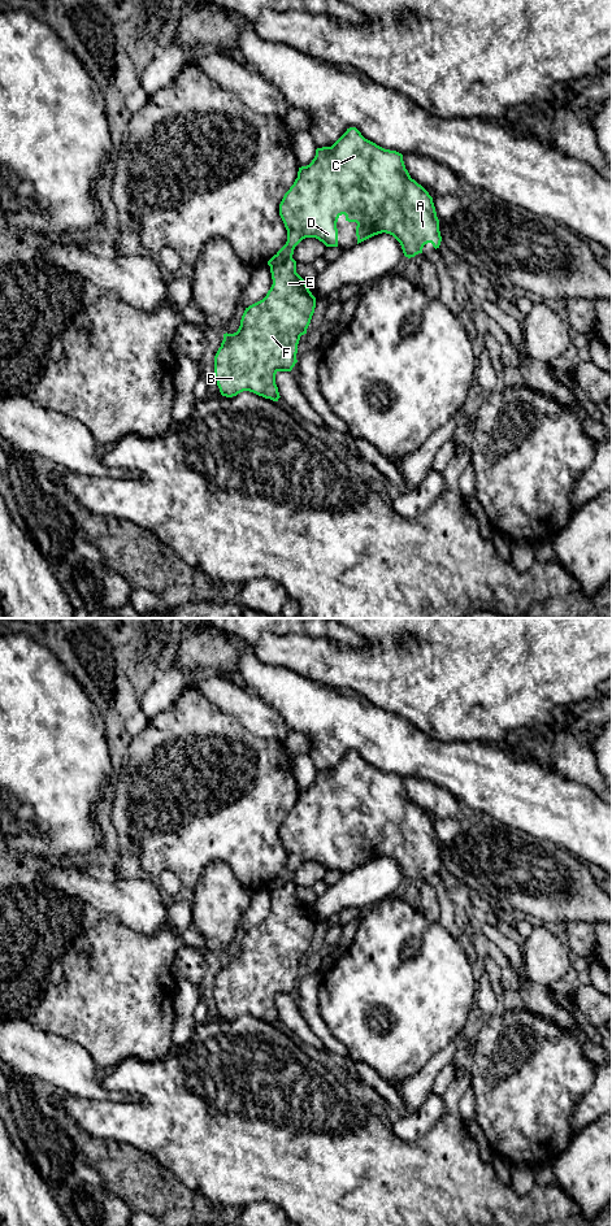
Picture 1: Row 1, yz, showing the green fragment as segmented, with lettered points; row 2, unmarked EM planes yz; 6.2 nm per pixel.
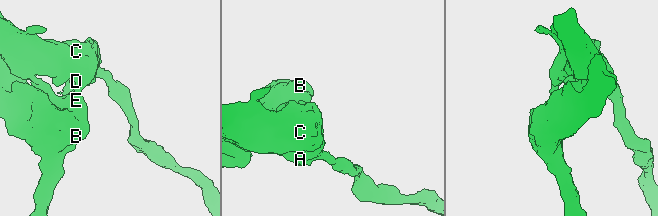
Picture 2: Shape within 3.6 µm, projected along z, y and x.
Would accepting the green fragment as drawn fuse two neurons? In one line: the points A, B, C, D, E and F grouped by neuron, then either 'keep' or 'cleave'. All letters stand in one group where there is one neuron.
groups A C D / B E F; cleave

